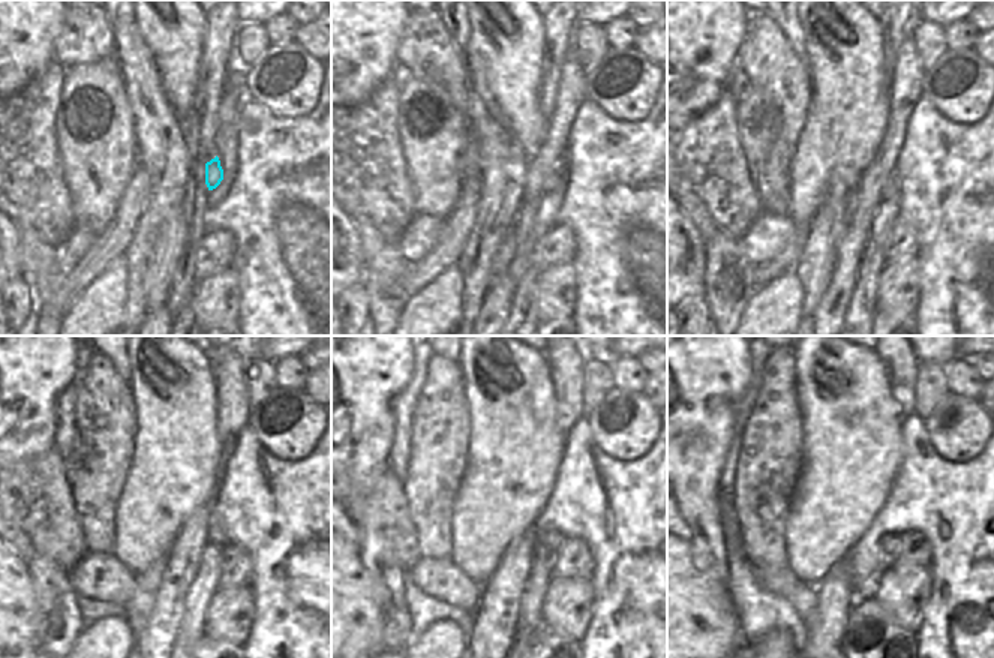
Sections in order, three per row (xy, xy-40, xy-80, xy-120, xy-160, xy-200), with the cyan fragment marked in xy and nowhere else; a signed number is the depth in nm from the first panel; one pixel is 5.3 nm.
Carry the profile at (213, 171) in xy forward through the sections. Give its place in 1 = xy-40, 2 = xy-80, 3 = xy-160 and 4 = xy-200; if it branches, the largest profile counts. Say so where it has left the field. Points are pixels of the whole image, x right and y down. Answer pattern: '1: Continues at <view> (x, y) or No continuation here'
1: Continues at xy-40 (555, 177)
2: Continues at xy-80 (889, 192)
3: Continues at xy-160 (552, 538)
4: Continues at xy-200 (889, 546).

